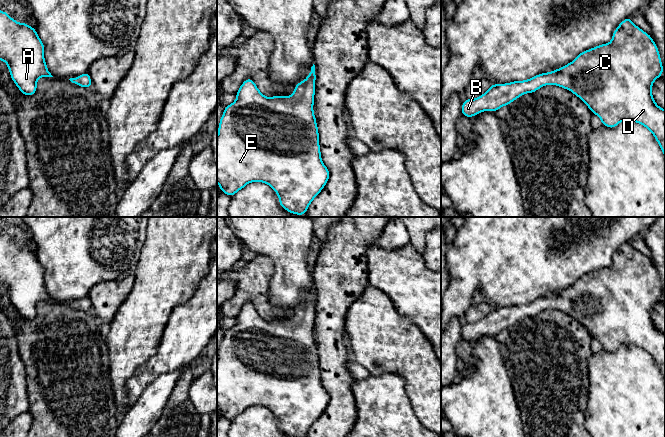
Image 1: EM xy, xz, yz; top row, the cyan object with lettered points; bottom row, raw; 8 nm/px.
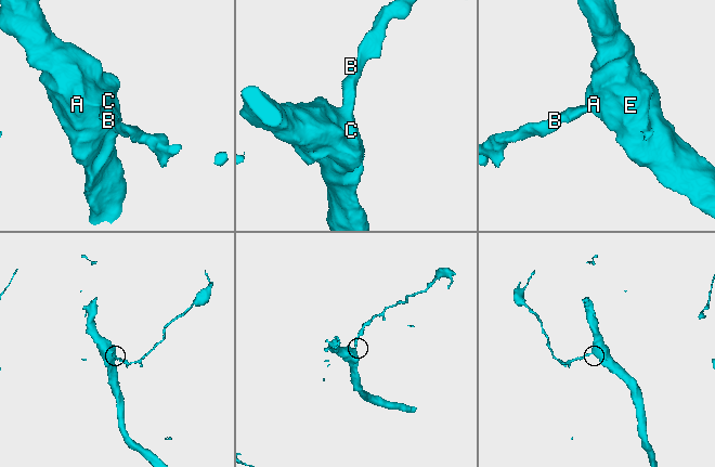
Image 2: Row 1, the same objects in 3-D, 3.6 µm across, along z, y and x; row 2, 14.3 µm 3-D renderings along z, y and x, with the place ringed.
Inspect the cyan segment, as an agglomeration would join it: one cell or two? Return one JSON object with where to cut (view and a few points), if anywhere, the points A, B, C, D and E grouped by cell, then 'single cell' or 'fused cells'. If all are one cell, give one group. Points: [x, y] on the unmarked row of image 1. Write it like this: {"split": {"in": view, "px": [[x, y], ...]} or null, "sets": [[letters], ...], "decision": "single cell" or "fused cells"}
{"split": null, "sets": [["A", "B", "C", "D", "E"]], "decision": "single cell"}

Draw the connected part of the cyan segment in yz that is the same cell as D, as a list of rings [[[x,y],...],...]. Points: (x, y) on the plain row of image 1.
[[[631,242],[624,243],[614,254],[612,264],[583,275],[565,290],[547,297],[540,297],[530,303],[513,305],[504,308],[492,308],[482,319],[474,323],[466,323],[461,330],[461,337],[471,342],[484,335],[496,336],[503,330],[508,330],[520,320],[534,317],[545,309],[556,309],[571,315],[585,327],[592,338],[596,338],[602,349],[615,352],[622,345],[636,346],[646,351],[654,360],[665,382],[665,334],[658,330],[652,319],[652,309],[663,299],[663,289],[657,269],[652,261],[635,249]]]

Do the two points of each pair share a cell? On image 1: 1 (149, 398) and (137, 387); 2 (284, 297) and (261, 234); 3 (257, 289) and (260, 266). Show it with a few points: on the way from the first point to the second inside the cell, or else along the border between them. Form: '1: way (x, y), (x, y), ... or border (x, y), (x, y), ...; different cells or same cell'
1: border (159, 375), (144, 389), (130, 407); different cells
2: way (288, 281), (288, 261), (277, 250); same cell
3: way (257, 283), (257, 272); same cell

